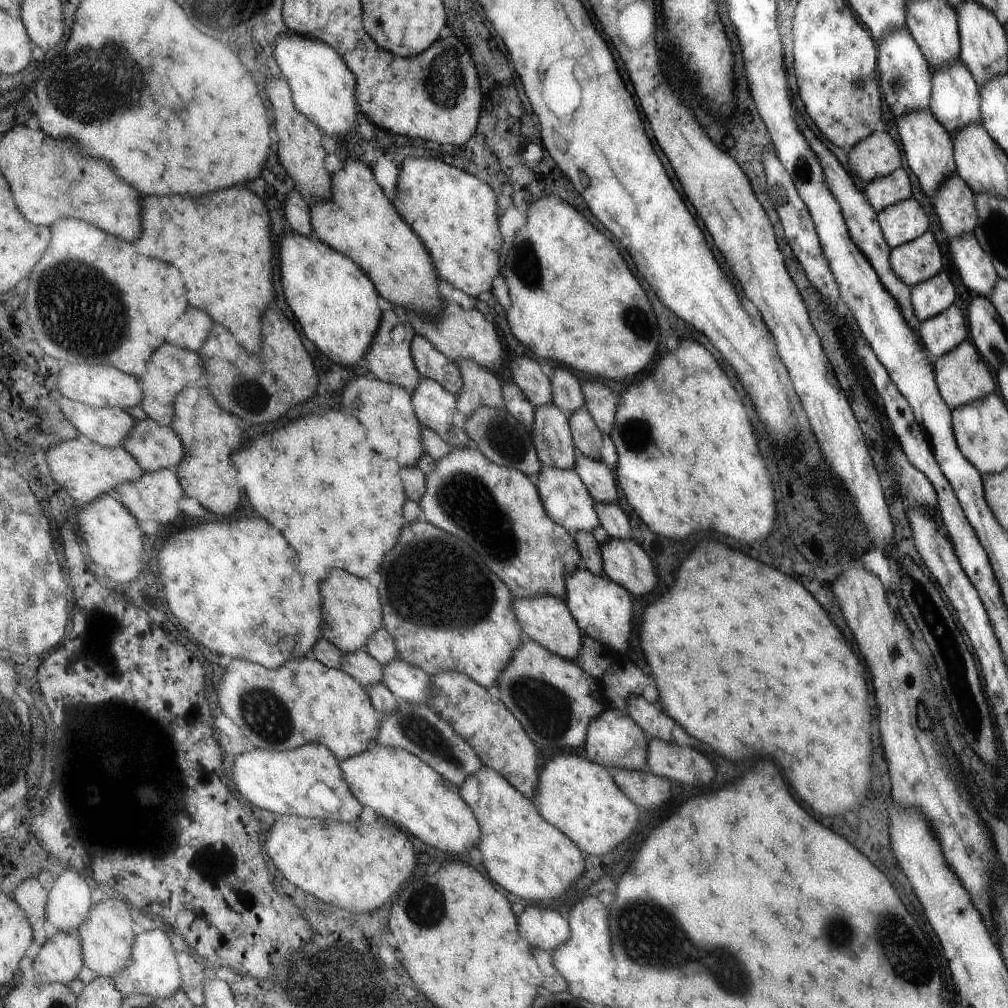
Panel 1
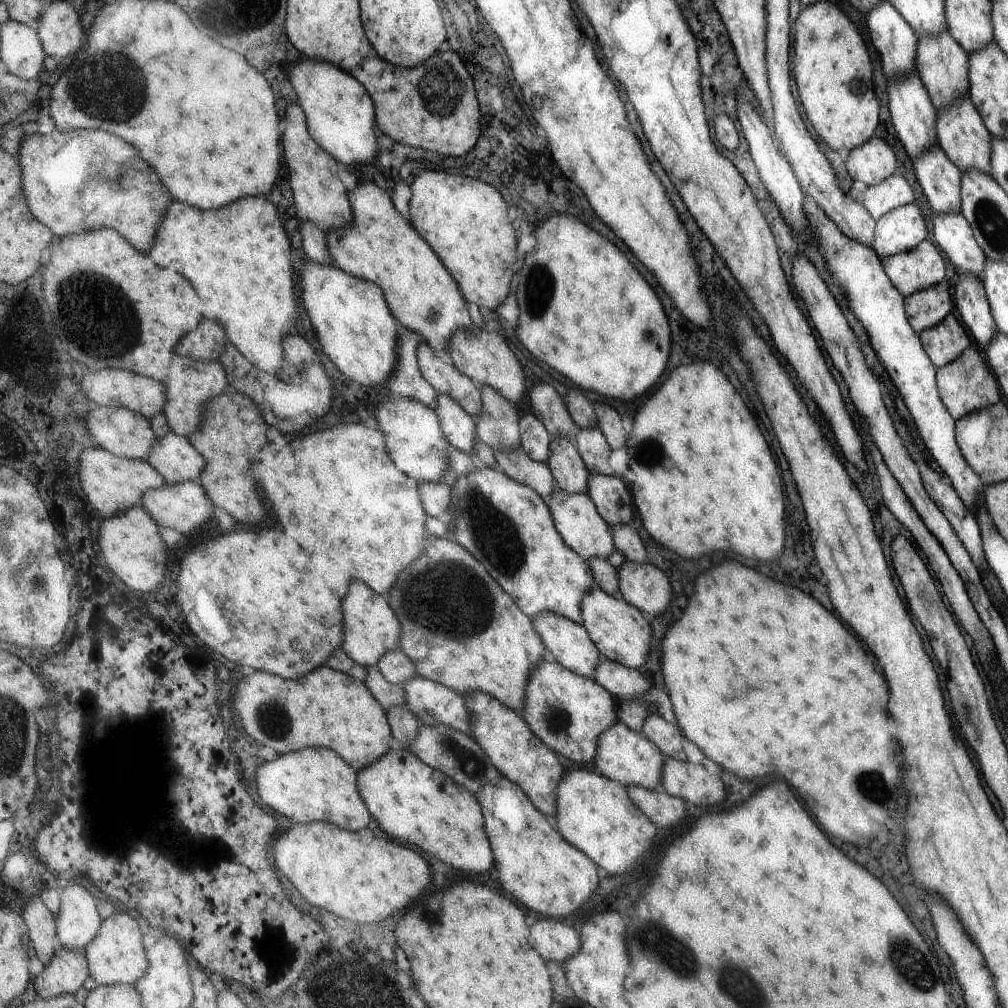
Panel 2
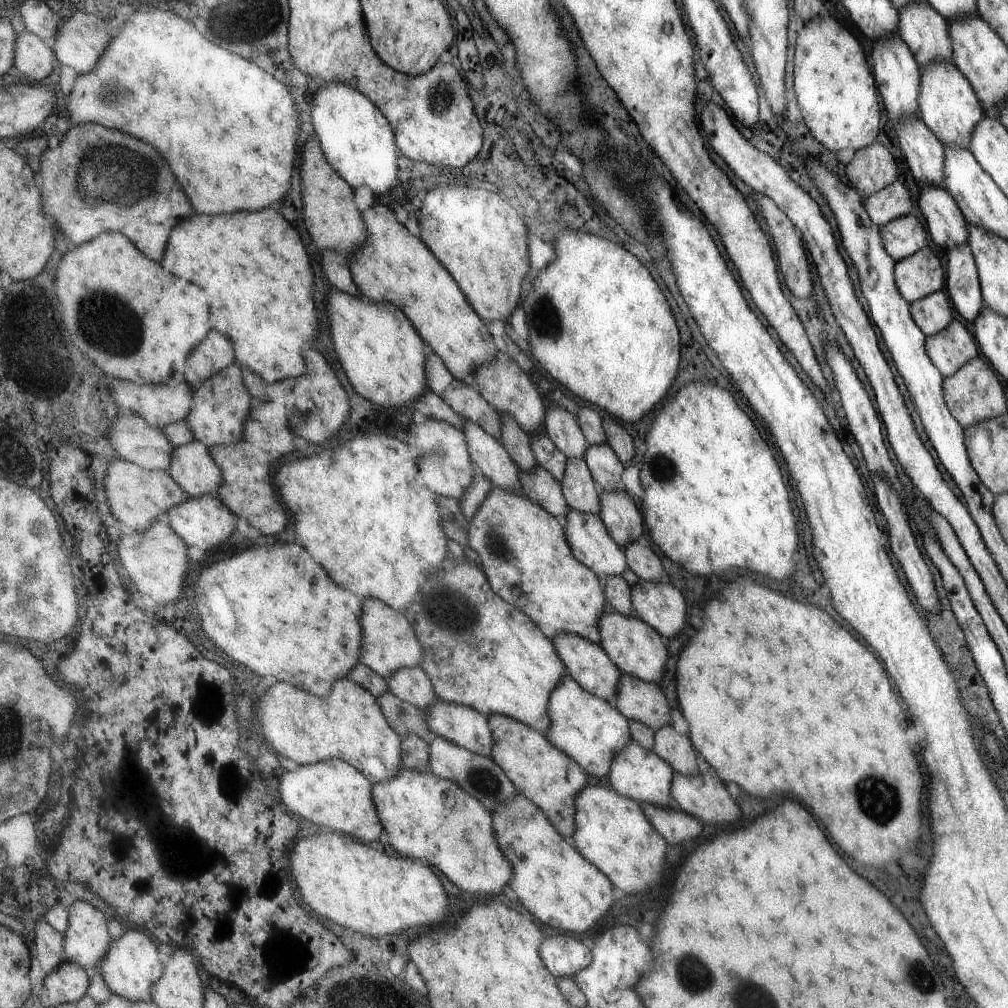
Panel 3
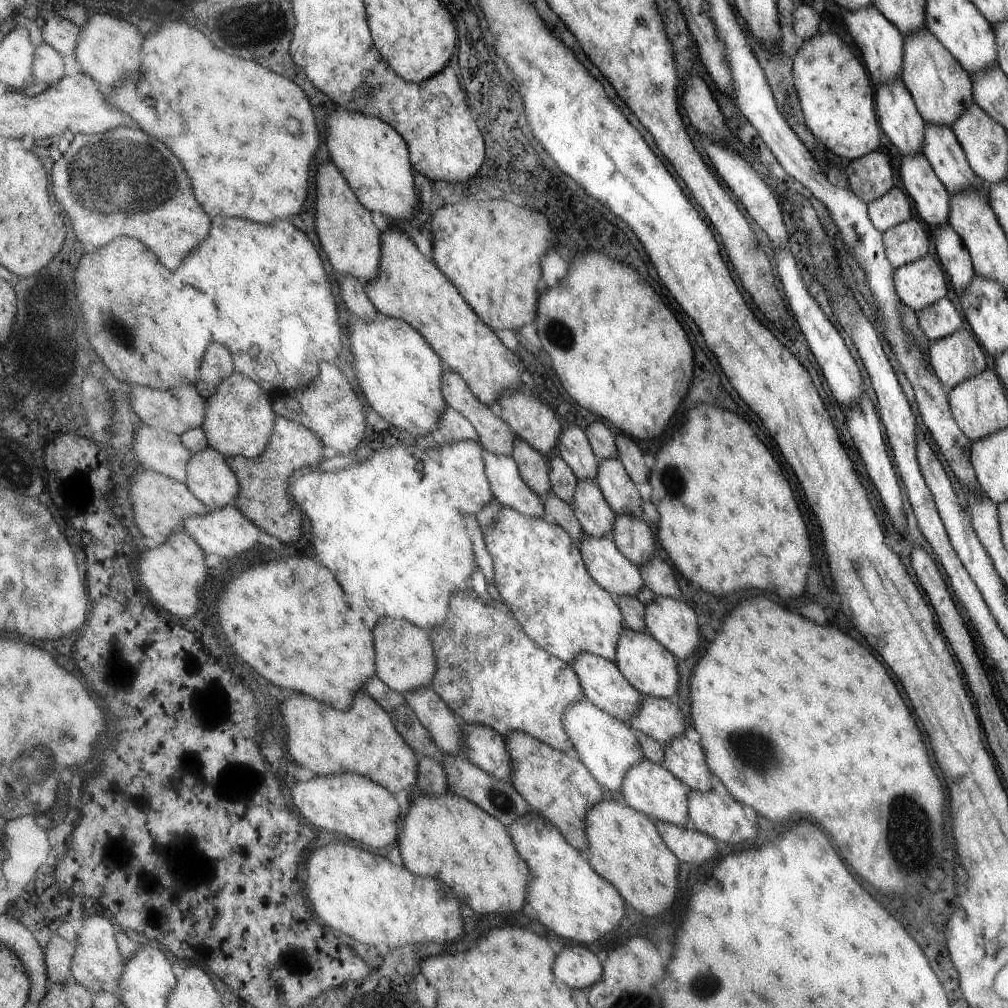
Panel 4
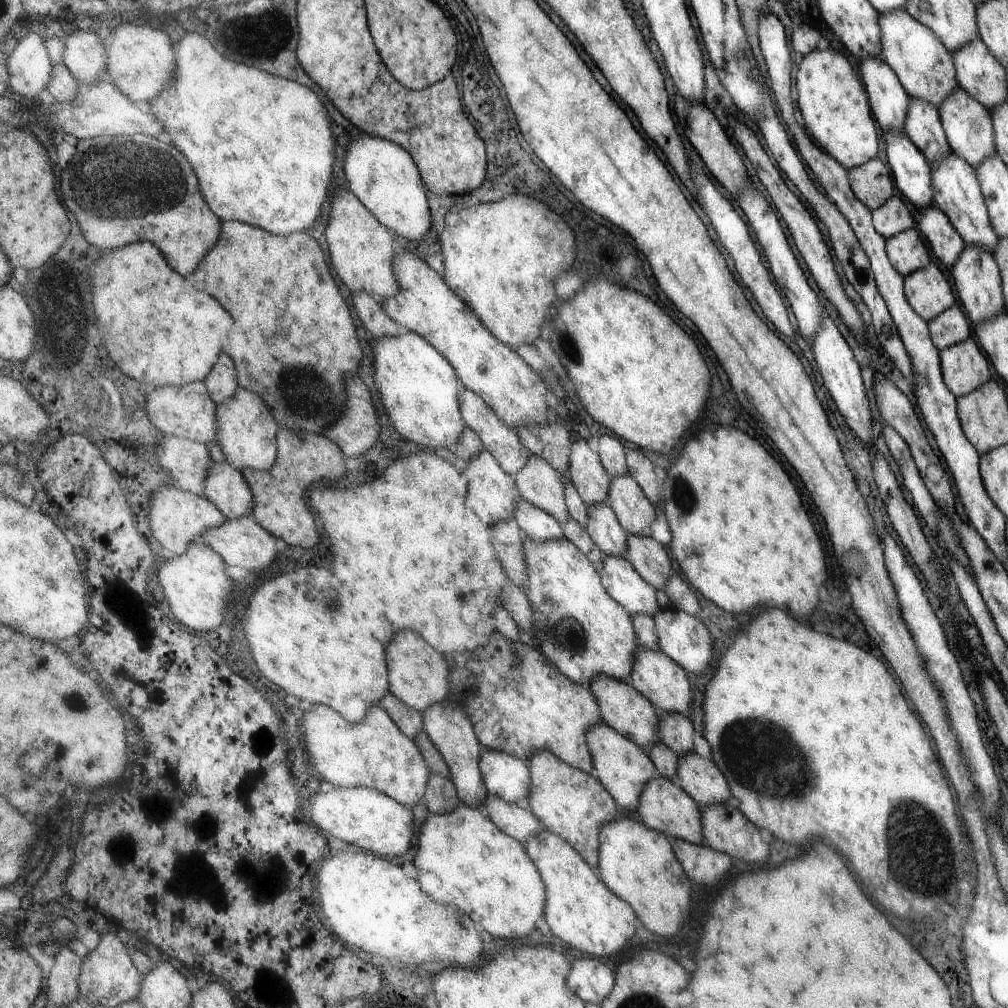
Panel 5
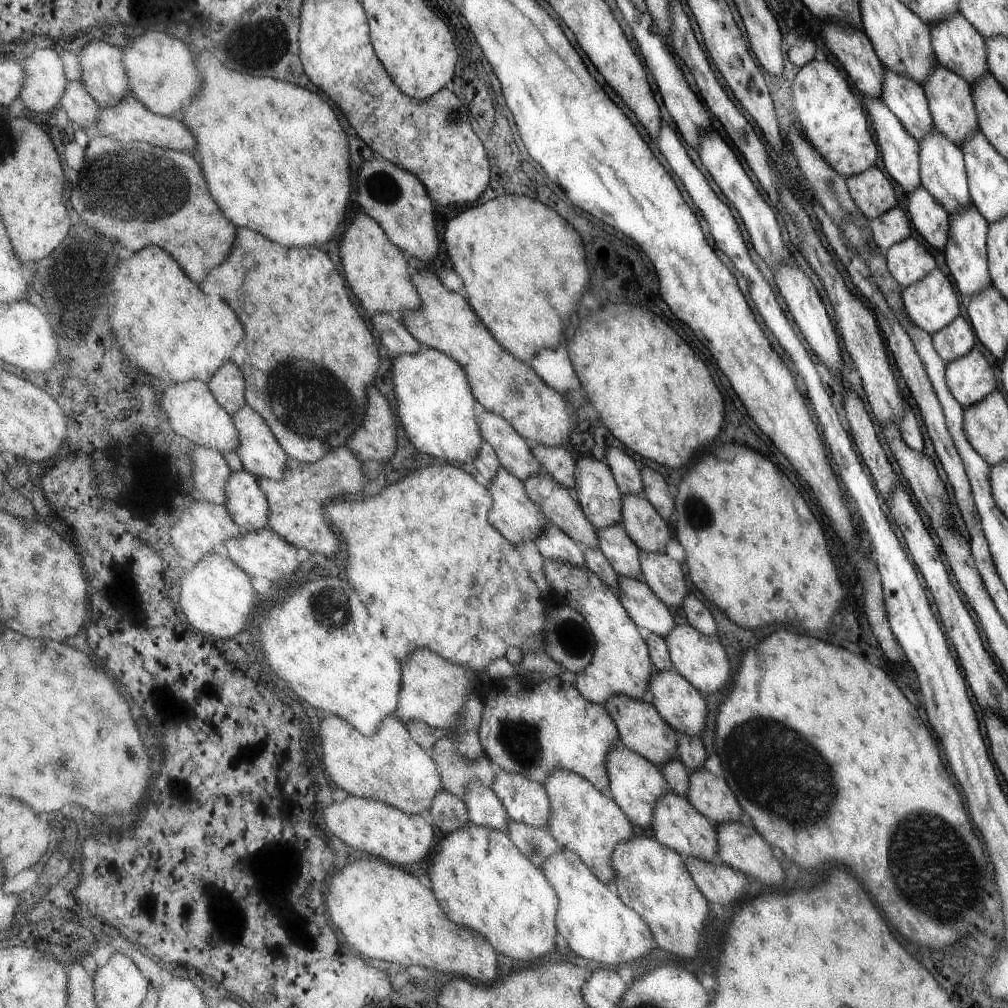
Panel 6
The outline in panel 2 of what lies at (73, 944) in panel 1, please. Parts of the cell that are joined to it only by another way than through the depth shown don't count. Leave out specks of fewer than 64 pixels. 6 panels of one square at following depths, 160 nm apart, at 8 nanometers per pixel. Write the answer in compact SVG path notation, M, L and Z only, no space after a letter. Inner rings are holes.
M59 945L54 959L34 977L37 996L48 999L77 992L90 976L90 964L85 950Z

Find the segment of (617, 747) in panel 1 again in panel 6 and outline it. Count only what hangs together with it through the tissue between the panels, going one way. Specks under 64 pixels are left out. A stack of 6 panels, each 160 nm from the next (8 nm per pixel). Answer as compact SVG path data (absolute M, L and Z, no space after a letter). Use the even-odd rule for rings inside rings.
M671 790L663 793L654 802L653 816L650 822L655 840L675 849L685 856L700 858L705 862L717 861L718 843L715 824L704 817L683 795L678 795Z

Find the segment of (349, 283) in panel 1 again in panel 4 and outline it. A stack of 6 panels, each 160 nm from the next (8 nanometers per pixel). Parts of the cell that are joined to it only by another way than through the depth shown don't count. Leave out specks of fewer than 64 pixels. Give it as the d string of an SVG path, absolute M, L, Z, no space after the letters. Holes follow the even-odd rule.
M355 316L349 338L355 374L371 408L385 422L406 430L414 438L431 432L447 404L441 389L440 358L422 333L395 317L368 321Z

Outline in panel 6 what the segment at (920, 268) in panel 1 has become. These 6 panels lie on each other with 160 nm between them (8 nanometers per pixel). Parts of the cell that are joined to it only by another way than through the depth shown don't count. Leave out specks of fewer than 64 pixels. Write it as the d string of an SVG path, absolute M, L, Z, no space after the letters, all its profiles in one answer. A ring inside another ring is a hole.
M939 268L902 287L900 297L906 316L930 335L960 314L955 292Z

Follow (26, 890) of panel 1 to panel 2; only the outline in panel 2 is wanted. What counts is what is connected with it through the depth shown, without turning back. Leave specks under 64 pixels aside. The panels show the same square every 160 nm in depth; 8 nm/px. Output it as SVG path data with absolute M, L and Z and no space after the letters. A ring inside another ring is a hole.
M38 896L24 907L23 916L30 928L34 950L46 966L54 959L60 945L56 915L47 908L43 898Z

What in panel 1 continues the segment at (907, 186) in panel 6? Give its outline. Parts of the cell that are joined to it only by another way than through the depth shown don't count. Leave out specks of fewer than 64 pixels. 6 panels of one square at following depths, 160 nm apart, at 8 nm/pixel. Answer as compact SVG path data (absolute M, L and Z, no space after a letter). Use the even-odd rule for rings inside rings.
M969 234L948 239L948 243L956 272L966 290L975 296L988 298L999 276L978 239Z

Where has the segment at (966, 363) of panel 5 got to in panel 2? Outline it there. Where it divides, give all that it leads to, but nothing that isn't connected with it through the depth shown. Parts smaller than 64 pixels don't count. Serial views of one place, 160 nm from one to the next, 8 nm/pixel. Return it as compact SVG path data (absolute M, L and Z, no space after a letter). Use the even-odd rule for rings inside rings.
M947 314L934 327L918 333L921 346L936 368L951 362L969 347L967 334L953 315L955 314Z

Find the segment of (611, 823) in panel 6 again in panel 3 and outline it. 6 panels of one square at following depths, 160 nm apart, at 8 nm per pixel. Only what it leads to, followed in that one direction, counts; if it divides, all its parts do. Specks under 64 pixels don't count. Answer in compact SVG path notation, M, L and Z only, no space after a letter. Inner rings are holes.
M497 713L488 714L493 743L490 758L503 769L517 792L533 801L546 815L547 820L564 836L574 829L574 796L587 784L584 770L566 753L561 752L542 733Z

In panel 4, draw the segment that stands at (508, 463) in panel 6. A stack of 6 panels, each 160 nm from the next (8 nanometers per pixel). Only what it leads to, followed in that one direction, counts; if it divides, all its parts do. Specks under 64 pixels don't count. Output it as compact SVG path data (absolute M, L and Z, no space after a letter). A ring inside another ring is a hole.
M450 369L443 371L441 374L441 389L443 400L446 401L446 404L459 412L459 414L462 414L471 423L471 426L473 426L475 432L478 434L477 442L482 447L495 454L511 454L515 440L514 431L510 428L510 425L498 417L496 410L484 405L470 391L469 385L463 380L462 376L459 376L459 373L453 372Z

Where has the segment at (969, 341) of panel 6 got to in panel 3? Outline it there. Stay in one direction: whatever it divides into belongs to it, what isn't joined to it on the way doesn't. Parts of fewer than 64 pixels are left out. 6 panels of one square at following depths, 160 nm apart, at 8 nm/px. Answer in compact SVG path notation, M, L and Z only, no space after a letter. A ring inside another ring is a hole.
M943 289L909 302L909 307L914 323L926 337L943 330L953 318L951 304Z

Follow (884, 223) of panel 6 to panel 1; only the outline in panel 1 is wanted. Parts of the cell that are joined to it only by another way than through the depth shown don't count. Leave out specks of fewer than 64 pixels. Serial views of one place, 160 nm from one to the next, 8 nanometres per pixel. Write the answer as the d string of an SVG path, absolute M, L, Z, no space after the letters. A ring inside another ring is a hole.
M902 167L896 168L893 172L868 182L863 194L868 203L879 212L882 208L911 196L909 178Z

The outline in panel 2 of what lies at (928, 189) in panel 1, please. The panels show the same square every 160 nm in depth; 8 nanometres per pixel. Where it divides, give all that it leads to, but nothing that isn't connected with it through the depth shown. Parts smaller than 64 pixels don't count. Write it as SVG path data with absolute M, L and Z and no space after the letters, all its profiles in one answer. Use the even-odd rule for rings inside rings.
M913 70L905 79L887 81L888 110L892 127L911 161L919 159L936 142L936 108L922 80Z

